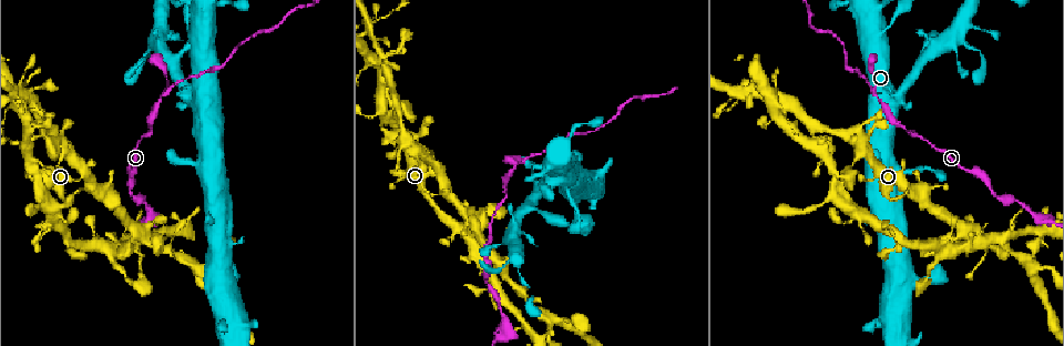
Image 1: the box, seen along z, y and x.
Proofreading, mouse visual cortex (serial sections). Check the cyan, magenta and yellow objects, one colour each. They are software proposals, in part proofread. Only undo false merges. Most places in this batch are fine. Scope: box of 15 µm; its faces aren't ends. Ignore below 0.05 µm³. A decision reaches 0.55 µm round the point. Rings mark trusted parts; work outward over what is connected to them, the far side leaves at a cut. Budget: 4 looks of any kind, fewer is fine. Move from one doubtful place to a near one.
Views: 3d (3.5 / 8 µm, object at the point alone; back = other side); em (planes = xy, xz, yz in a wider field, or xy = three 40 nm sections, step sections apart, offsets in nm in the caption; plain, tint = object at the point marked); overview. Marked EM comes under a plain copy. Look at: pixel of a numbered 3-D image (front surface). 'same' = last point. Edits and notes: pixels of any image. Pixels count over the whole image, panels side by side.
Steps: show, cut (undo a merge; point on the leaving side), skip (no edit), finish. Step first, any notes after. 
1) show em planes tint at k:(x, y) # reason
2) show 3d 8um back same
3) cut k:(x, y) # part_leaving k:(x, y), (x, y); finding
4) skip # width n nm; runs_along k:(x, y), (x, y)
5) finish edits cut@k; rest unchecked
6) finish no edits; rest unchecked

show 3d 8um at 1:(418, 182) # sharp bend

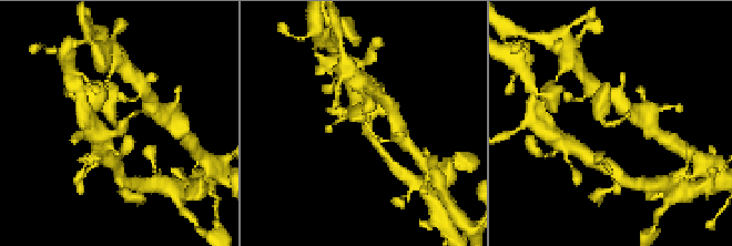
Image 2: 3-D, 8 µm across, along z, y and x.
show 3d 3.5um at 2:(365, 124)

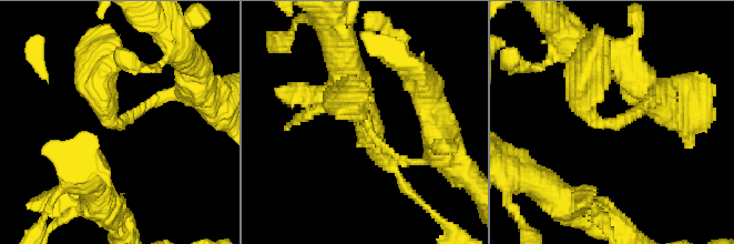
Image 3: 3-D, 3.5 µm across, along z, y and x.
skip # runs_along 3:(348, 100), (358, 100), (378, 143), (413, 160); one cell here

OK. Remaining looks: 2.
show 3d 3.5um at 1:(381, 58) # looks like a crossing

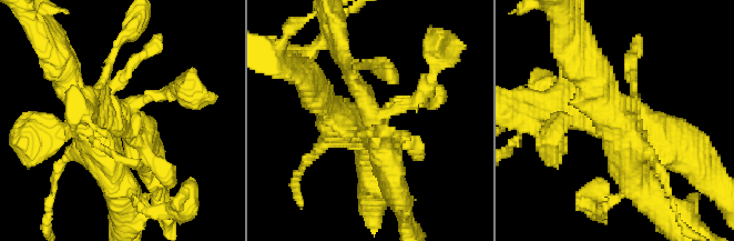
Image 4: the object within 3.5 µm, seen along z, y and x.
show em planes tint at 4:(364, 128) # now the EM

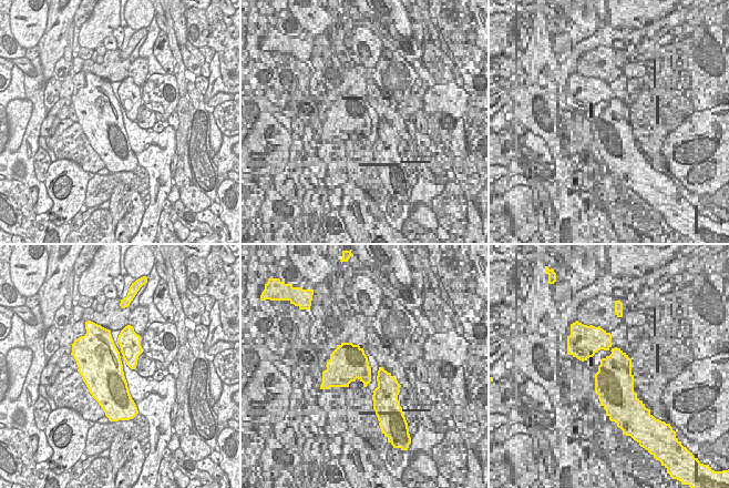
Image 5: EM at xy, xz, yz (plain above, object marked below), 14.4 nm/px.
skip # runs_along 4:(393, 182), (378, 131), (320, 97); one cell here

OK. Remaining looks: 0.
finish no edits; rest unchecked

